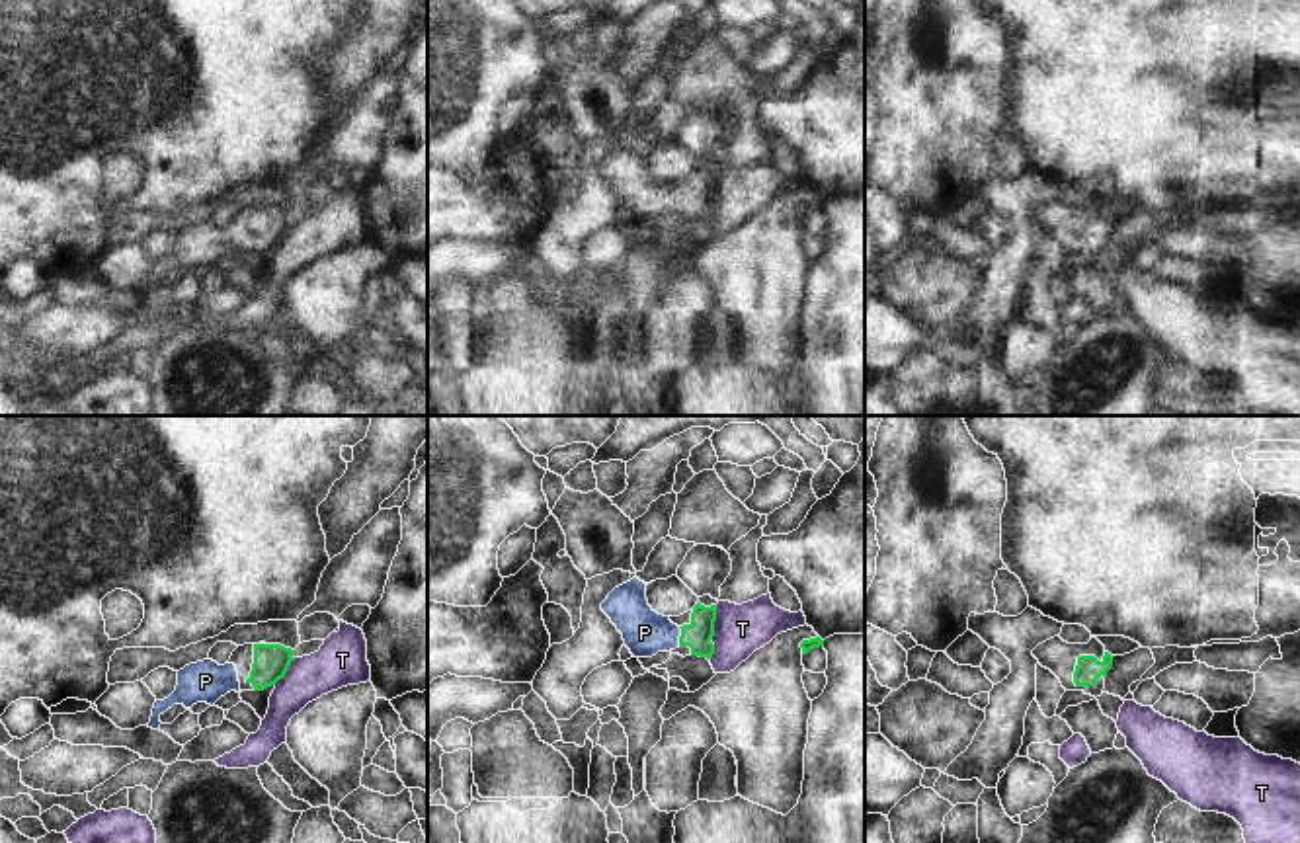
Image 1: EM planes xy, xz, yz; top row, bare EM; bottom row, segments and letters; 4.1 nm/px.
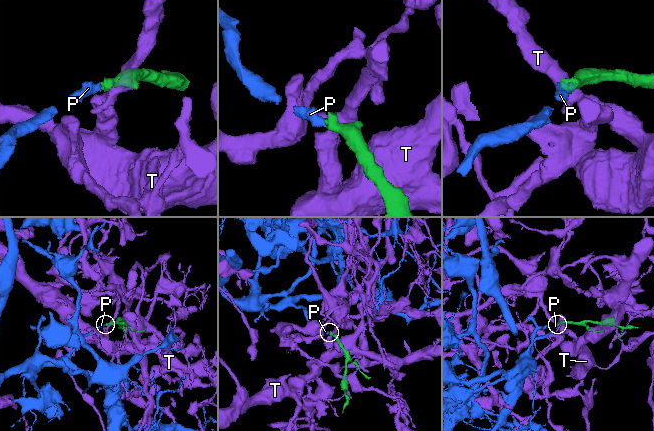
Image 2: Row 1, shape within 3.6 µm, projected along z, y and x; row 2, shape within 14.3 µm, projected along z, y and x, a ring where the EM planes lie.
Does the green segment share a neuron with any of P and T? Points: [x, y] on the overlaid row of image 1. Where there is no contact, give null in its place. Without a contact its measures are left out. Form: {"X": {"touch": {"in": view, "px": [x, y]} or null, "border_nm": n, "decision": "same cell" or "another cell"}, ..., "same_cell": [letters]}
{"P": {"touch": {"in": "xz", "px": [680, 637]}, "border_nm": 80, "decision": "same cell"}, "T": {"touch": {"in": "xz", "px": [713, 633]}, "border_nm": 240, "decision": "another cell"}, "same_cell": ["P"]}

